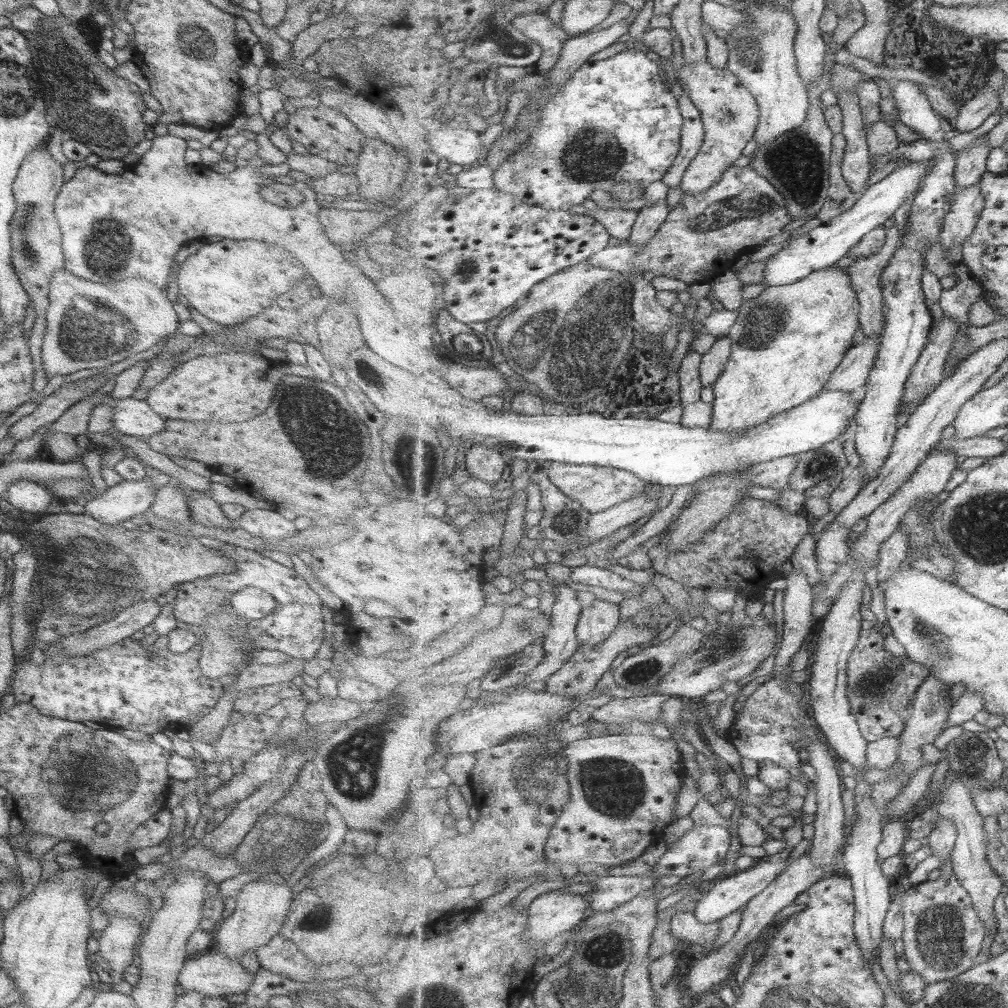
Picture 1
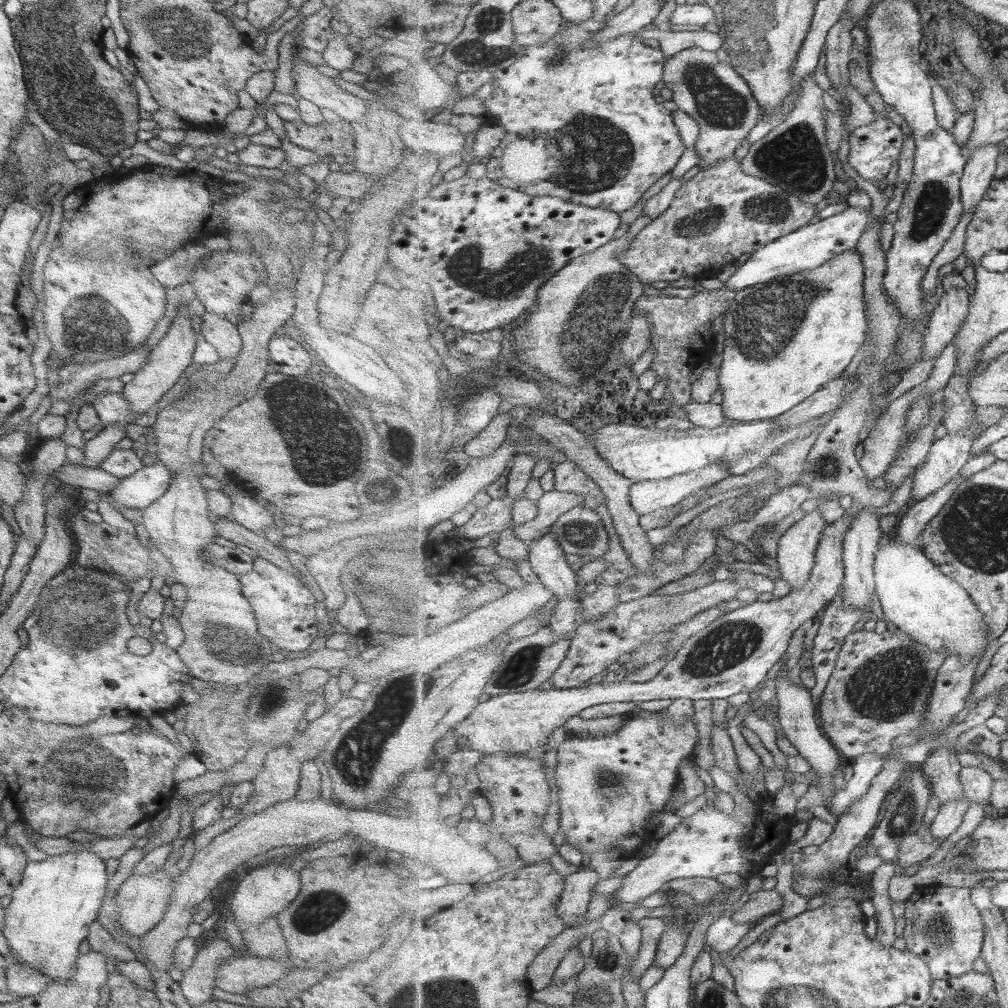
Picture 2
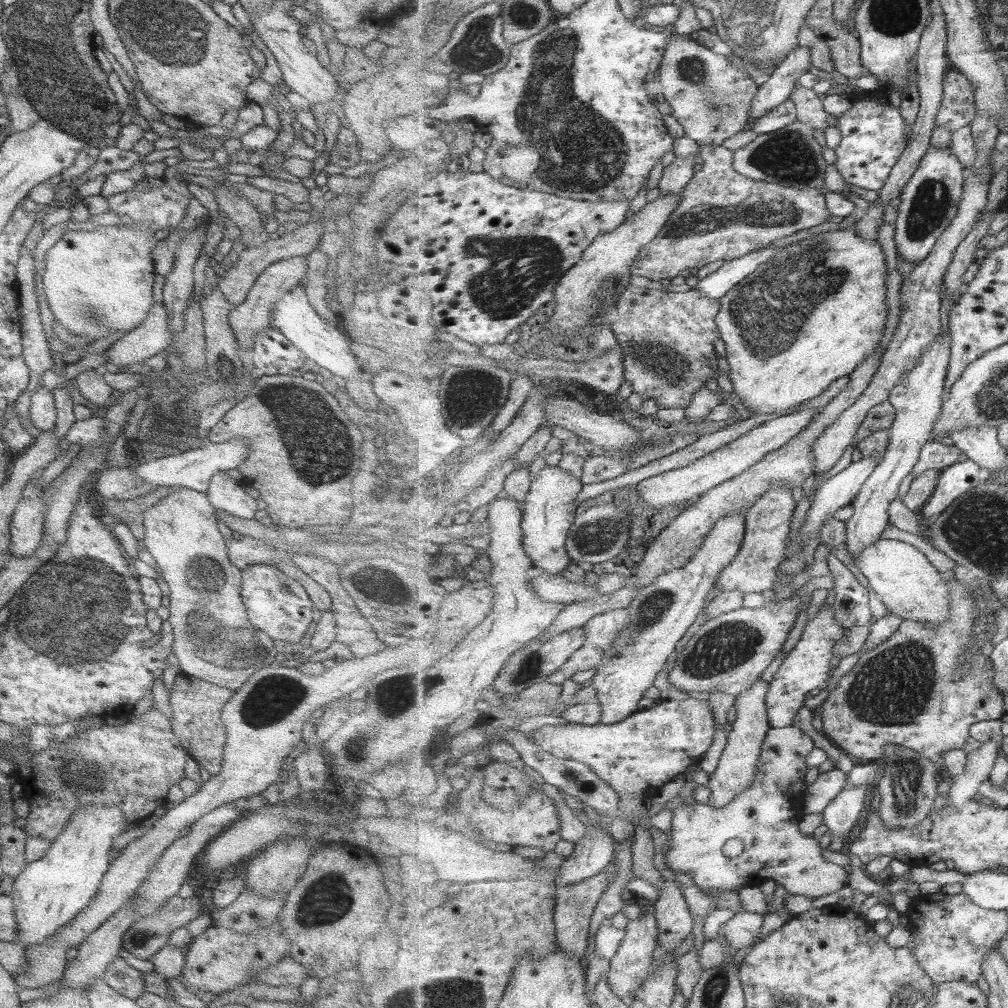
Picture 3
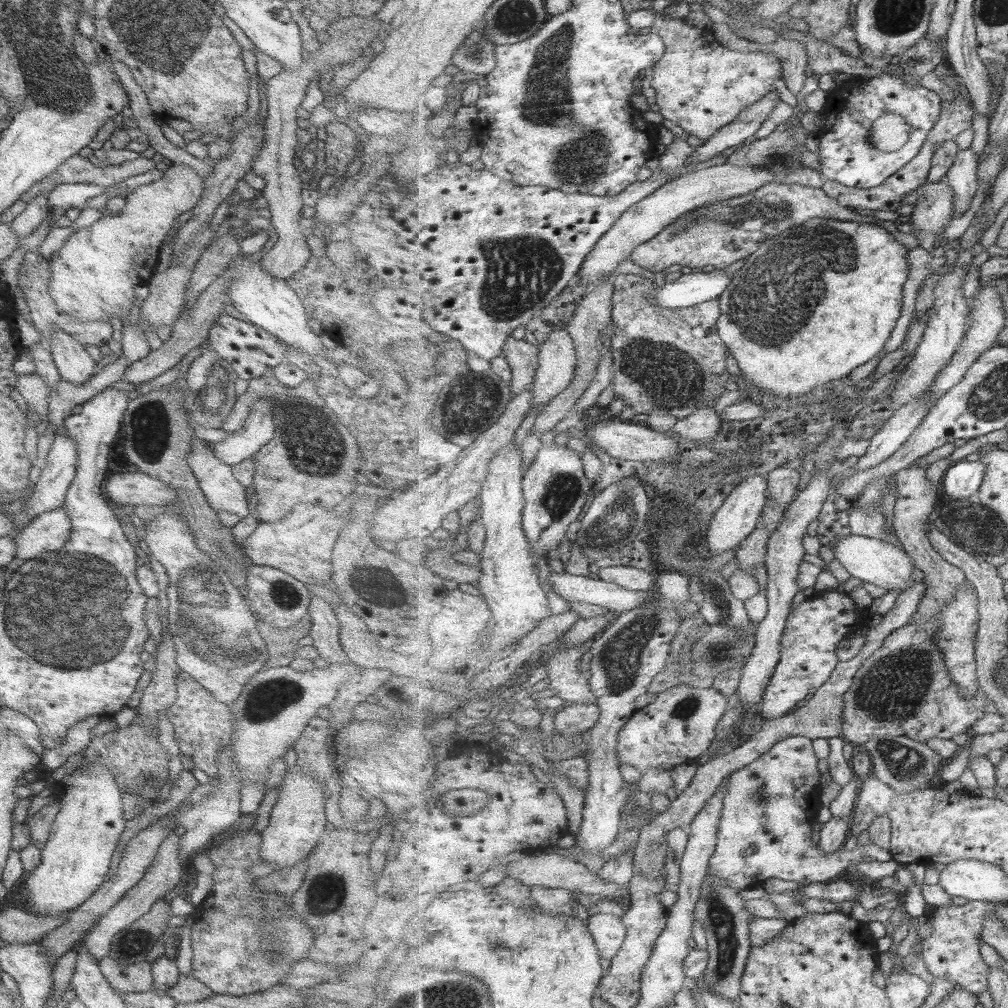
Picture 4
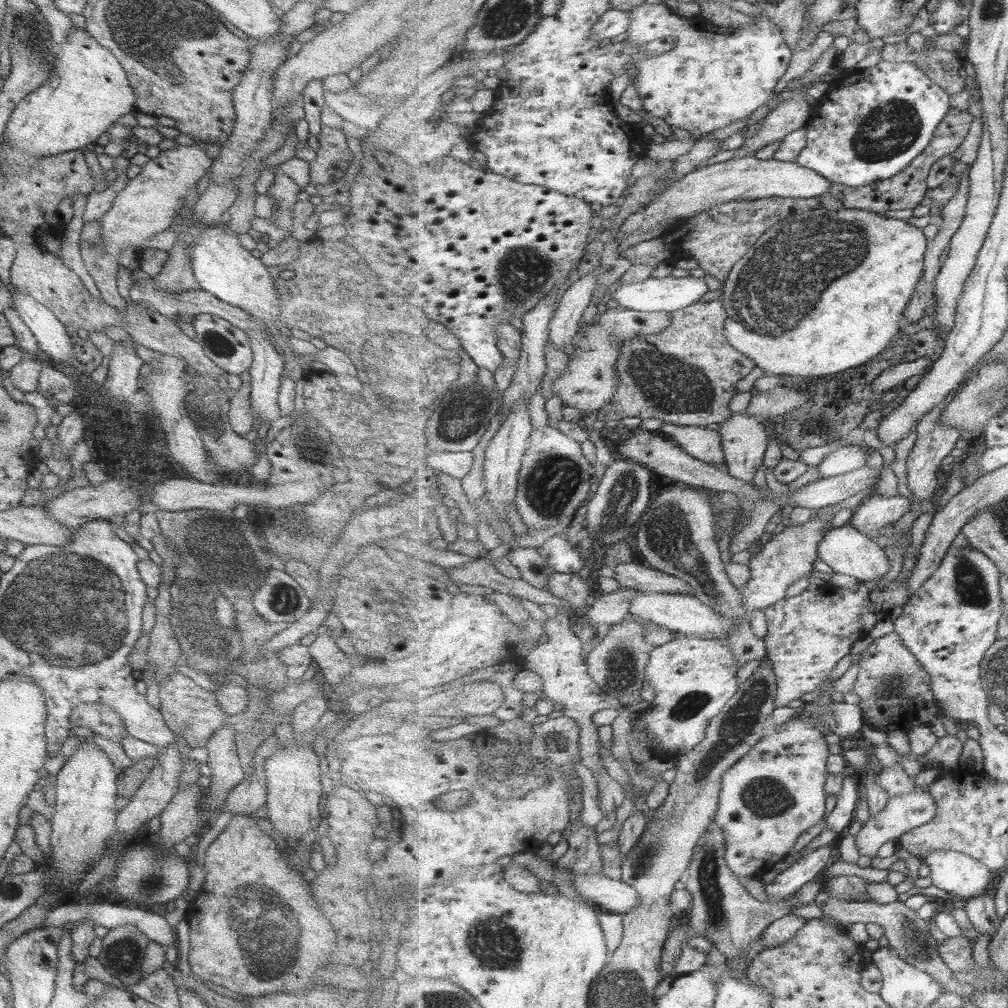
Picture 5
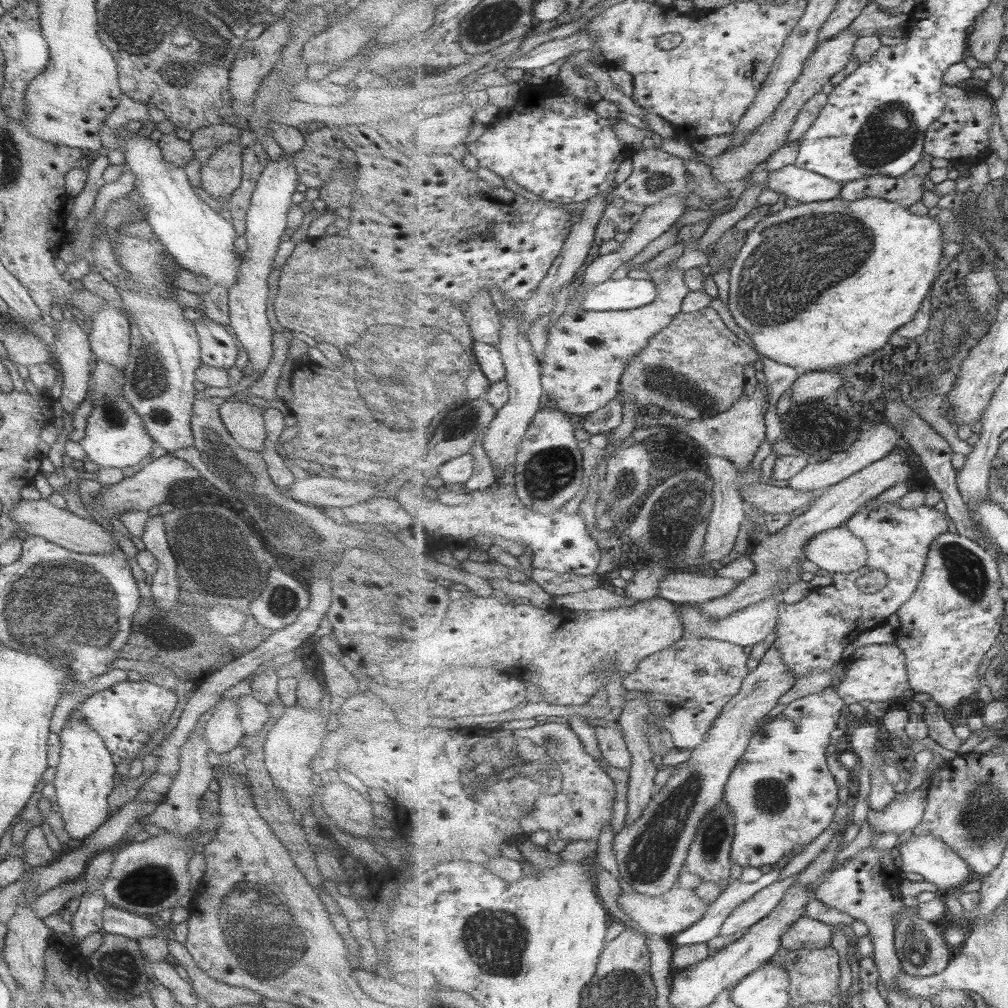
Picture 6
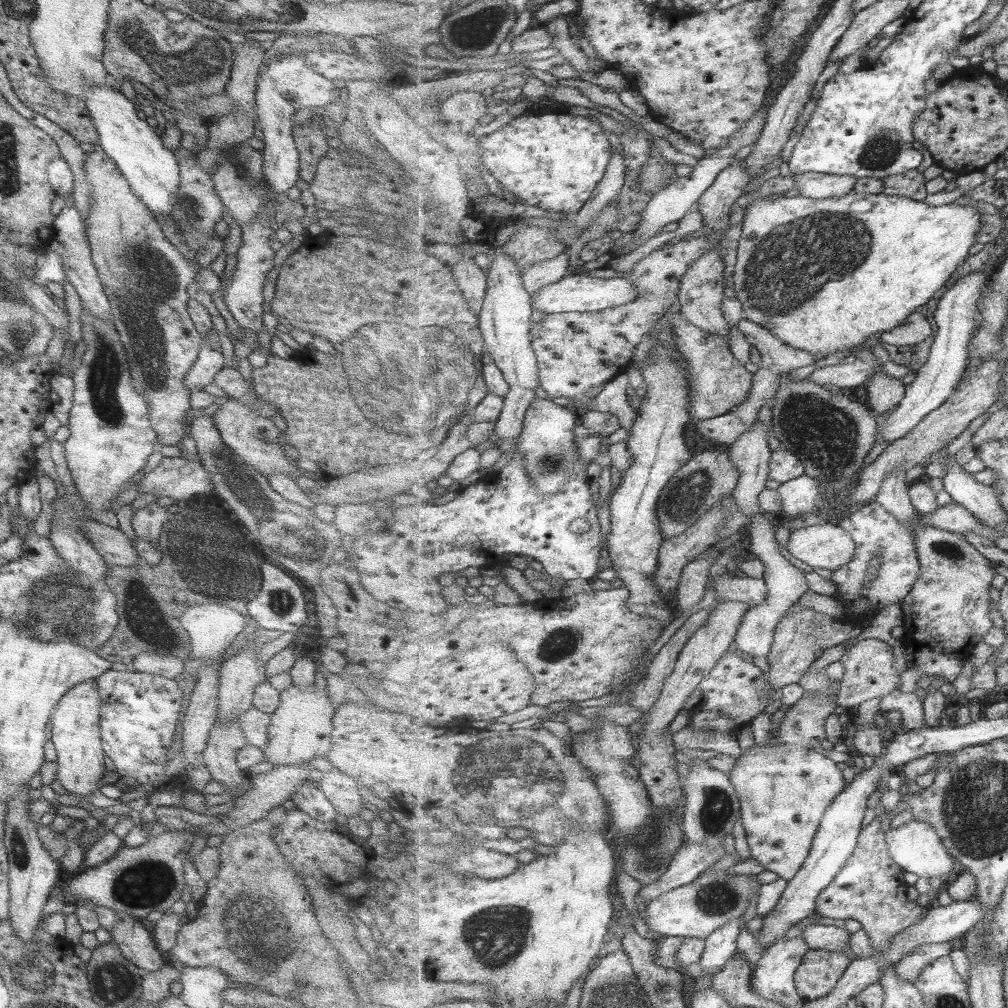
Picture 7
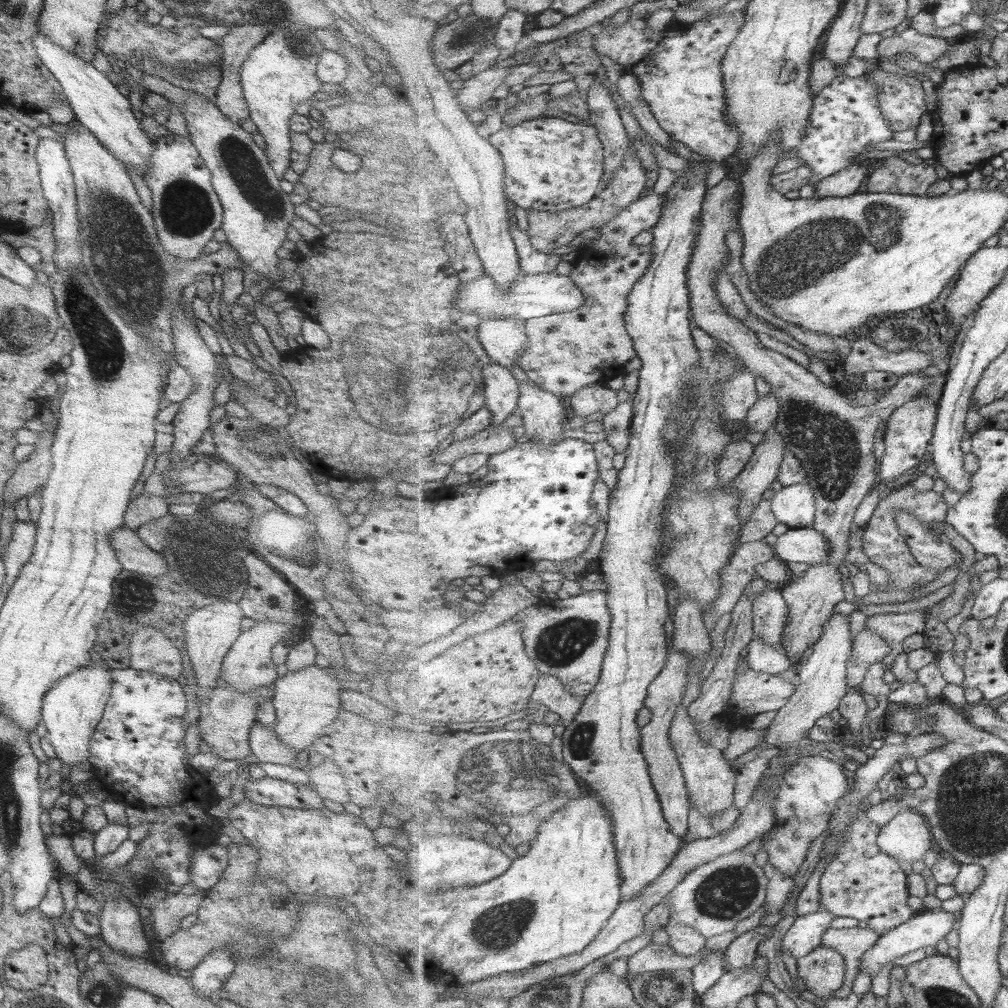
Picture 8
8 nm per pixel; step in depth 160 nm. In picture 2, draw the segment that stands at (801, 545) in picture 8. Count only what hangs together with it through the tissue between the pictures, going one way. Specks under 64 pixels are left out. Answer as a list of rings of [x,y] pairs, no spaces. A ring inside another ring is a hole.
[[[890,541],[876,553],[874,569],[875,592],[880,599],[885,621],[894,623],[898,630],[907,633],[912,640],[920,642],[922,646],[935,653],[947,651],[949,656],[959,655],[963,663],[971,663],[979,653],[985,651],[987,624],[983,620],[983,612],[977,608],[977,603],[971,600],[970,593],[963,588],[963,585],[947,576],[935,561],[926,555],[923,548],[917,549],[913,543]]]

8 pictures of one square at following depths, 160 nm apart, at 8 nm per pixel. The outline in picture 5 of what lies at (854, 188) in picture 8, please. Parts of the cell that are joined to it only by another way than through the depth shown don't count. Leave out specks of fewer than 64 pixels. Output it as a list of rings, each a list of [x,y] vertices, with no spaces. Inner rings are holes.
[[[755,156],[734,157],[728,162],[705,166],[679,179],[675,186],[661,192],[651,204],[641,206],[621,225],[617,240],[623,240],[631,232],[644,232],[665,228],[678,217],[688,218],[695,212],[704,212],[718,204],[739,200],[759,201],[771,197],[815,198],[825,196],[833,184],[814,169],[804,168],[796,162],[782,160],[759,160]]]

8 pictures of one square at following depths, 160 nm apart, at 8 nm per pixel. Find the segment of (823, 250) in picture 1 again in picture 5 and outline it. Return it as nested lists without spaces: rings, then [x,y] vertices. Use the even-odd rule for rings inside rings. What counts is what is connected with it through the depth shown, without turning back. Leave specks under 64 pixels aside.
[[[667,275],[663,278],[649,277],[644,281],[631,282],[626,285],[619,285],[612,294],[611,299],[615,299],[617,304],[626,309],[638,310],[639,312],[673,312],[690,307],[698,303],[705,294],[709,292],[709,286],[703,277],[686,276],[676,278]]]

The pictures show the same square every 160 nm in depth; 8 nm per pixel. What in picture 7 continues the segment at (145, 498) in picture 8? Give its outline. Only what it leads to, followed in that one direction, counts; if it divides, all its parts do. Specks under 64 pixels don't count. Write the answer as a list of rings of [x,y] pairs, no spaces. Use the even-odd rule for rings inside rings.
[[[149,503],[146,507],[137,509],[130,519],[136,538],[142,538],[158,546],[161,525],[167,520],[168,515],[166,507],[160,507],[156,503]]]

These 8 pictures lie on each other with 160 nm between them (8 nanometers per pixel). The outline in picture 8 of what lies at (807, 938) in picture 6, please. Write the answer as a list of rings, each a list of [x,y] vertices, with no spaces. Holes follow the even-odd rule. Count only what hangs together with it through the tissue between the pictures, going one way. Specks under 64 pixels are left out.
[[[831,926],[827,929],[822,938],[822,945],[842,953],[846,957],[848,970],[844,986],[837,990],[833,997],[847,998],[851,994],[851,986],[857,980],[863,956],[878,941],[879,937],[881,937],[880,934],[868,926],[852,929],[838,929]]]

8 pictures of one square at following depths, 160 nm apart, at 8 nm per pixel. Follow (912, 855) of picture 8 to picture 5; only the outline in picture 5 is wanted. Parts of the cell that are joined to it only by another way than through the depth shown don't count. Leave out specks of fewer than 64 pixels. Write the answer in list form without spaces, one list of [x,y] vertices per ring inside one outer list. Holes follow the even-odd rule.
[[[936,850],[921,862],[929,868],[934,886],[962,900],[987,894],[997,879],[998,872],[962,852]]]

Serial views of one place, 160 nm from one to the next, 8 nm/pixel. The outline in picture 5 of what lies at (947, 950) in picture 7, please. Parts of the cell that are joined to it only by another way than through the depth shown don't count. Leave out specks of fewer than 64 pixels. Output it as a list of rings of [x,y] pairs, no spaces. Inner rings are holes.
[[[831,896],[823,903],[822,909],[827,916],[844,925],[855,924],[855,922],[862,922],[866,925],[869,923],[881,925],[884,928],[884,936],[889,940],[890,947],[894,948],[901,955],[901,958],[904,958],[911,966],[942,982],[947,993],[960,994],[964,998],[972,998],[976,994],[975,986],[958,981],[951,967],[939,954],[940,941],[931,936],[929,921],[923,920],[917,910],[913,911],[911,908],[907,908],[903,902],[896,900],[892,903],[878,904],[871,900],[867,902],[848,901]]]

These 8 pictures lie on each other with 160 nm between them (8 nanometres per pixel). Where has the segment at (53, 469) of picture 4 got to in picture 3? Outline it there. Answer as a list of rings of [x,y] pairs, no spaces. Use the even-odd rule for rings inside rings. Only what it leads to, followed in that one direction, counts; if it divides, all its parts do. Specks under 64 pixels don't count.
[[[42,494],[17,501],[9,521],[12,558],[23,558],[37,550],[42,539],[44,500]]]

